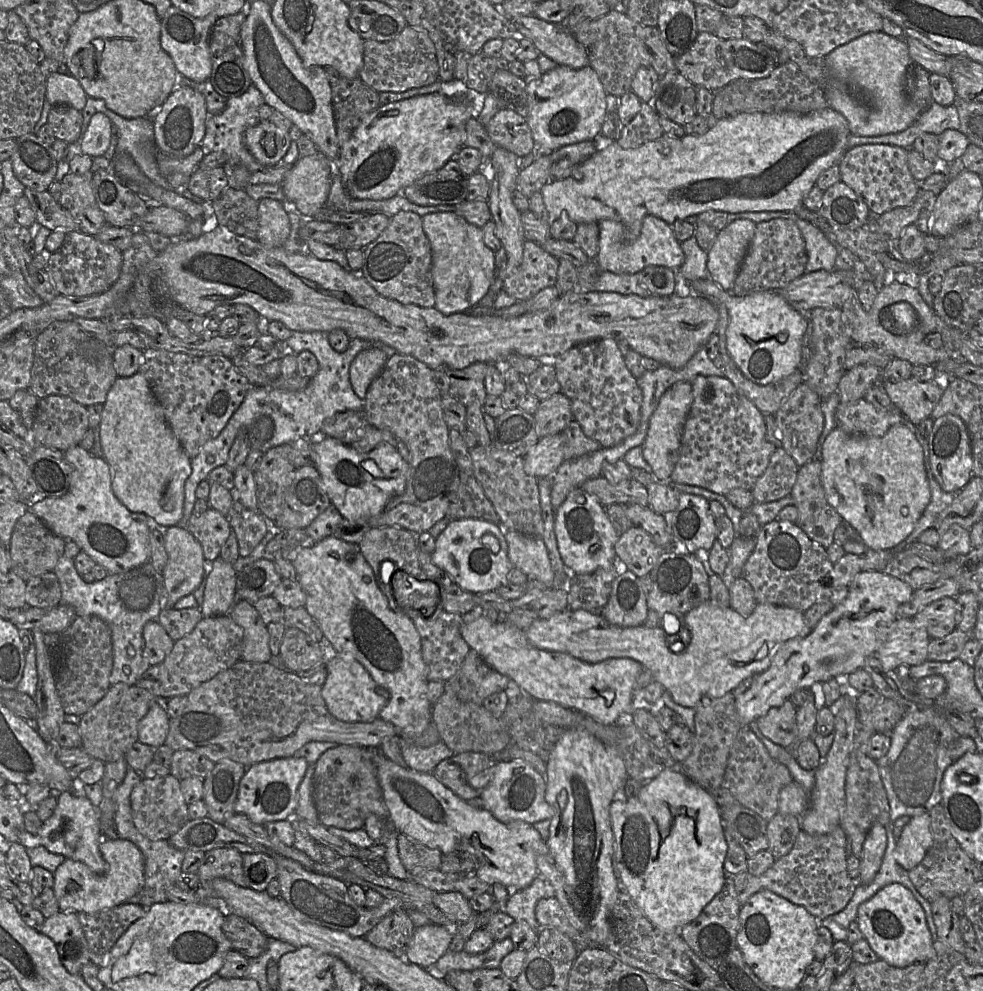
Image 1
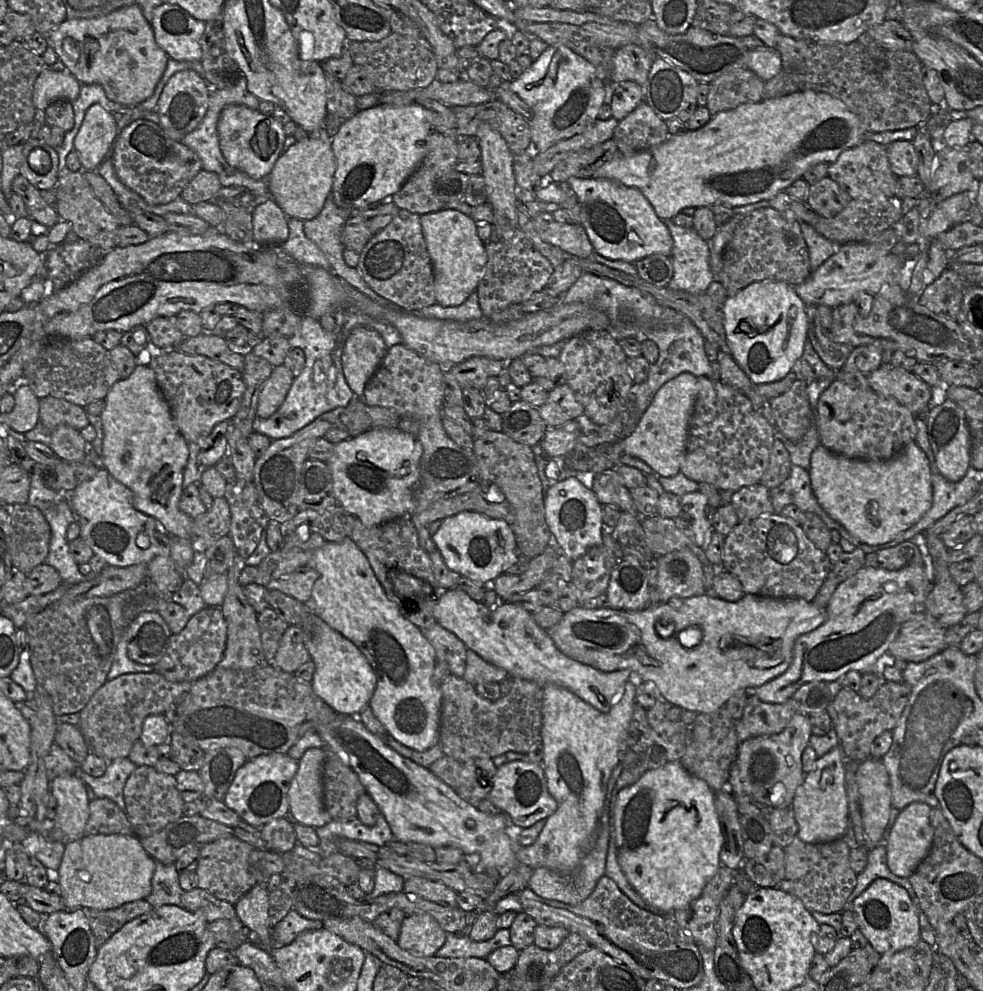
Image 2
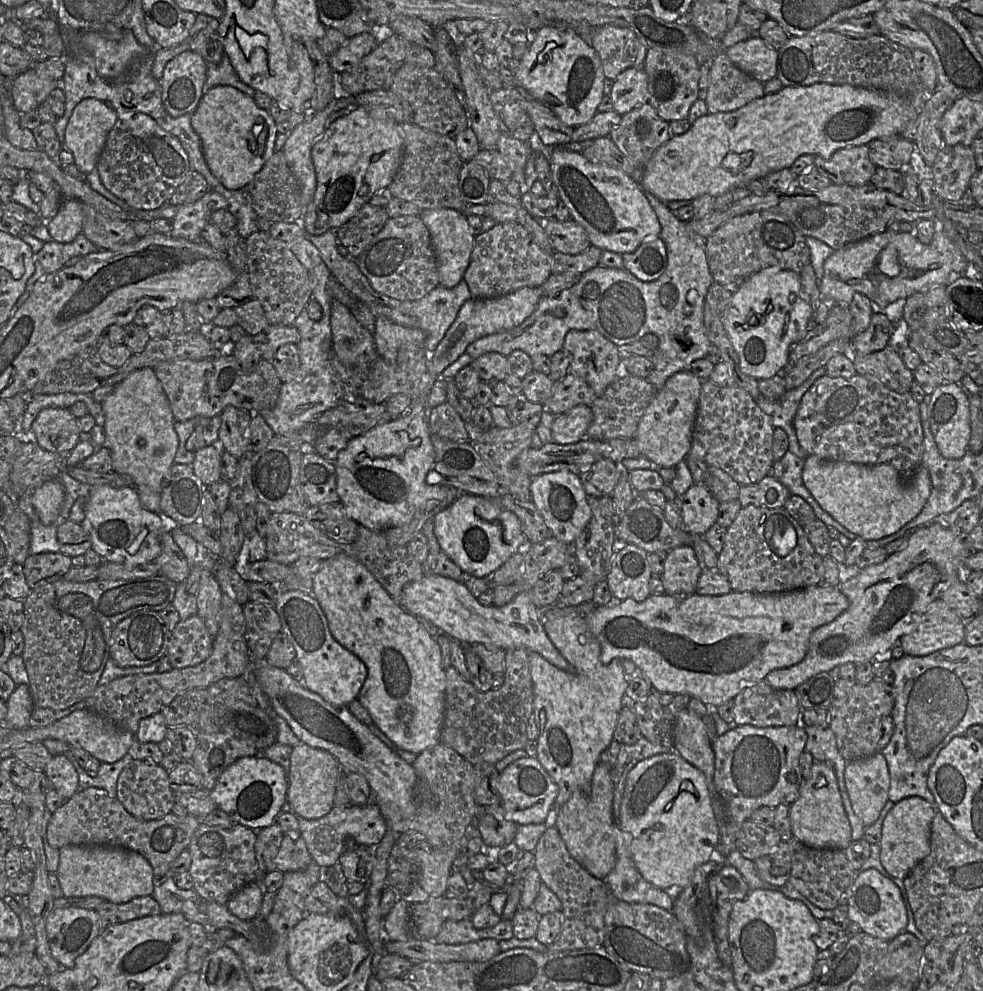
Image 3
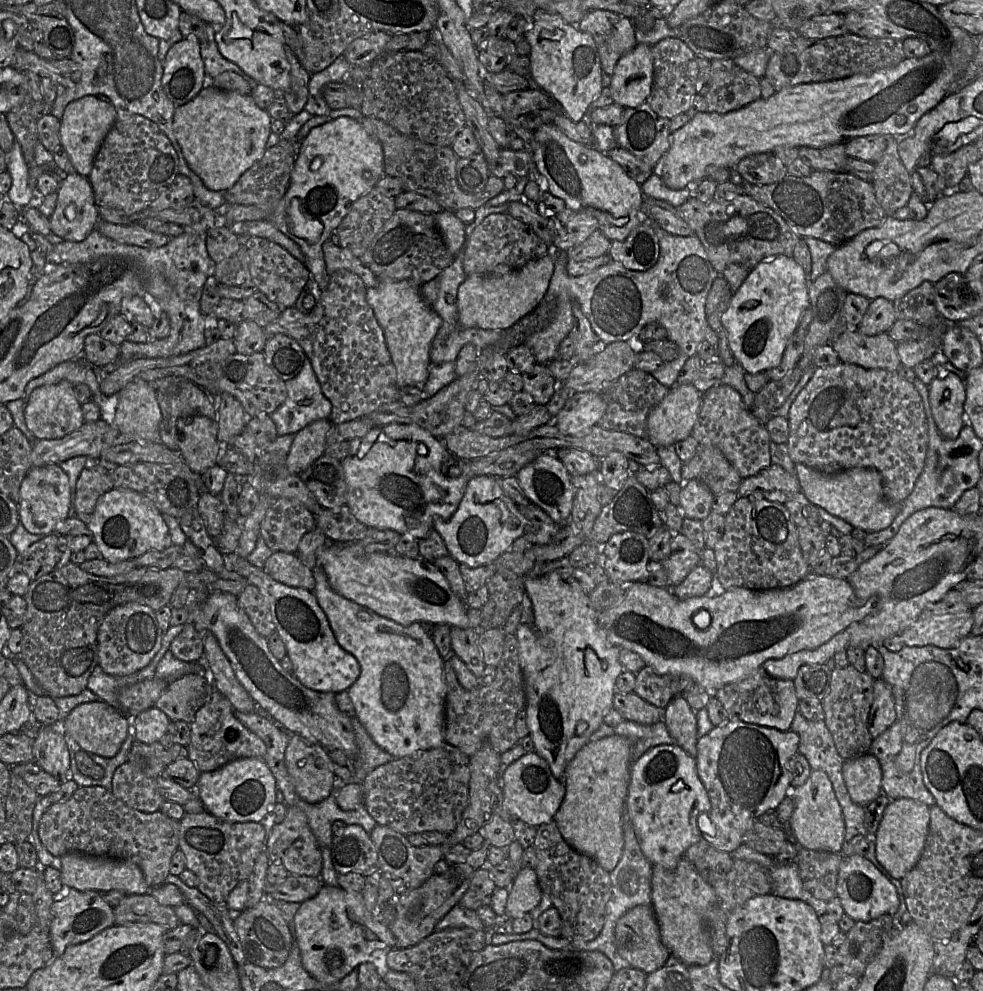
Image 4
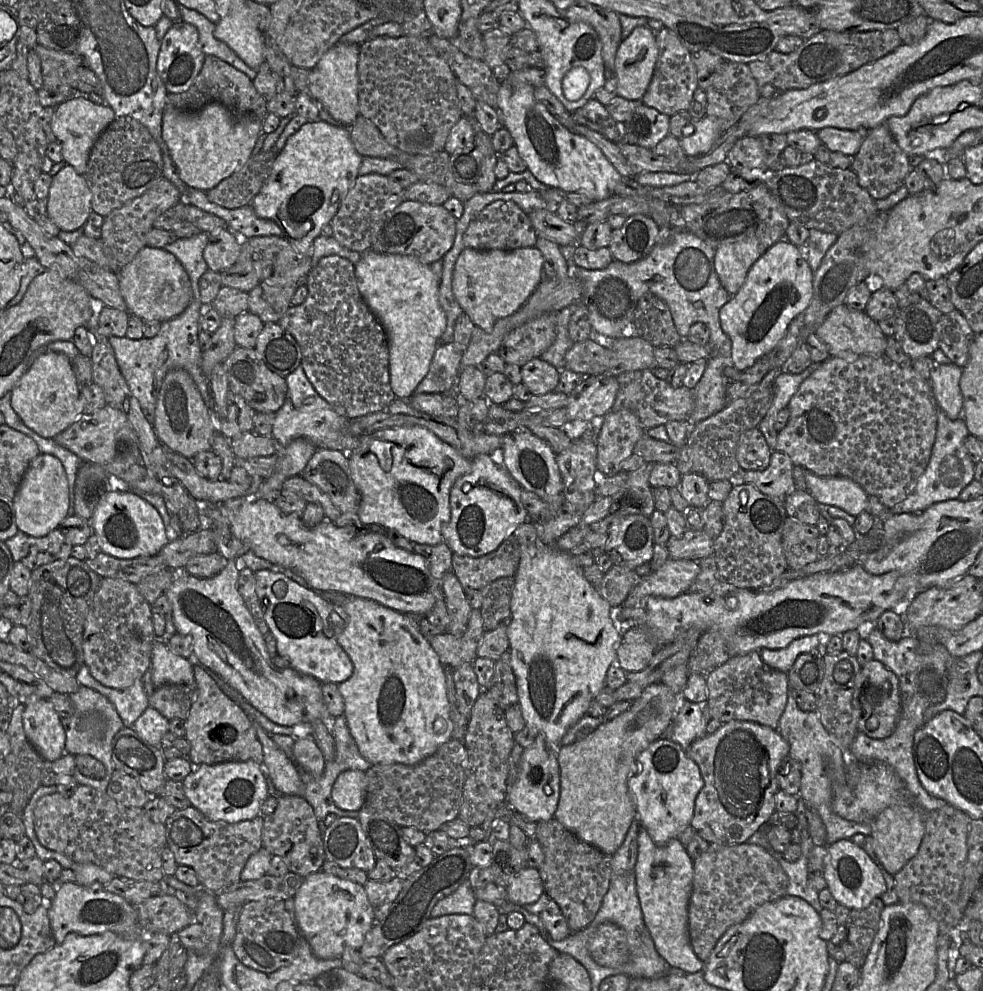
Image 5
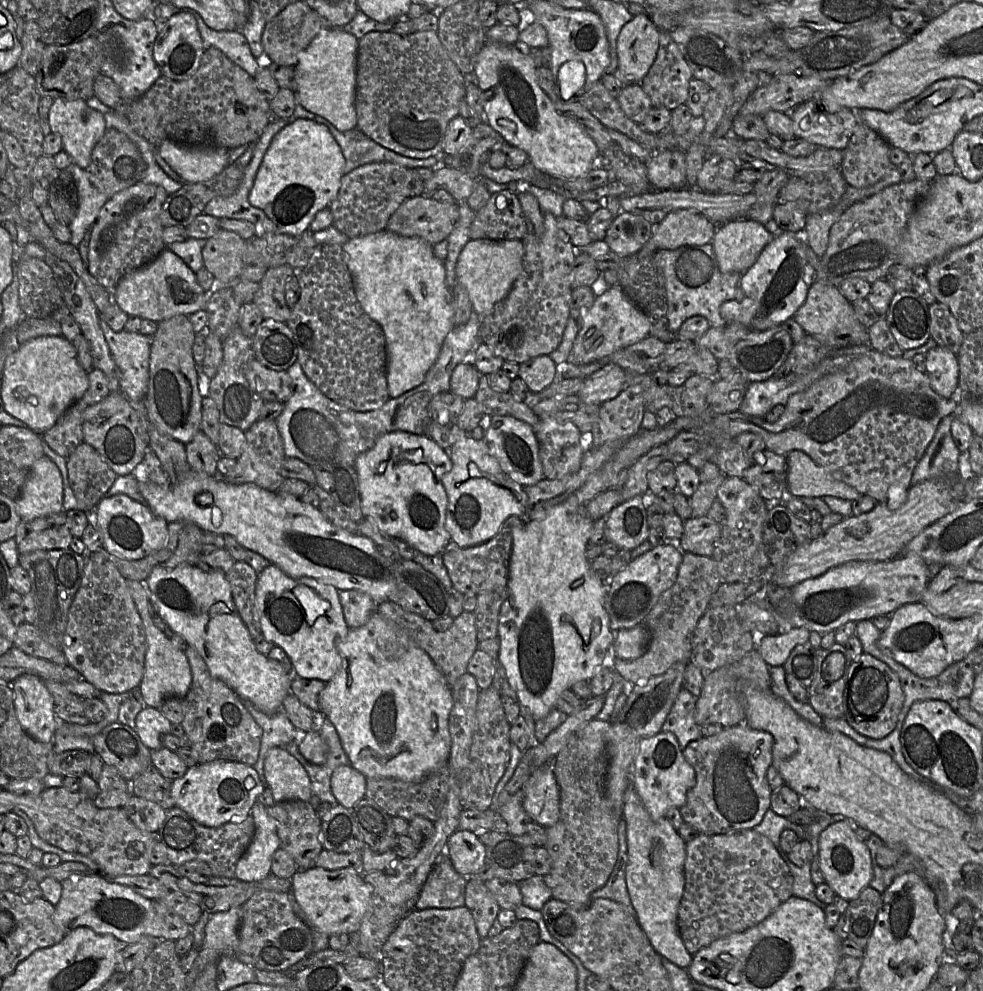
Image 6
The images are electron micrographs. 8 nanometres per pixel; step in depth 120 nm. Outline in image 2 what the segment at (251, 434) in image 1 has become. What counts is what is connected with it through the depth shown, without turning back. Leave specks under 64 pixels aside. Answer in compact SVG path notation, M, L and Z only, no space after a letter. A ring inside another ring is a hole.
M341 308L337 310L333 317L335 319L335 328L333 332L325 331L319 322L311 317L303 316L295 333L288 338L291 348L299 348L305 354L305 366L302 372L294 377L292 385L287 392L287 395L280 407L268 418L257 417L253 422L253 431L269 437L272 441L282 438L287 438L293 435L298 430L302 429L320 415L331 411L338 407L345 407L352 400L354 393L349 388L342 369L342 353L345 341L351 330L358 326L364 326L377 331L383 339L387 348L402 342L402 338L398 330L391 324L377 320L369 315L366 315L358 310L349 310ZM233 418L224 420L213 428L207 436L188 444L189 458L184 470L183 488L190 484L201 485L203 472L217 464L224 456L228 456L226 431Z

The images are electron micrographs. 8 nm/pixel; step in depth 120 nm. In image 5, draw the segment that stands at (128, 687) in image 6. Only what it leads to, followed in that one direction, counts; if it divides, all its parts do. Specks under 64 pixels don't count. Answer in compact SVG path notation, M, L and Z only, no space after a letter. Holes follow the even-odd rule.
M102 578L86 617L83 632L84 665L103 686L126 689L141 681L151 666L156 639L153 628L153 608L130 582Z

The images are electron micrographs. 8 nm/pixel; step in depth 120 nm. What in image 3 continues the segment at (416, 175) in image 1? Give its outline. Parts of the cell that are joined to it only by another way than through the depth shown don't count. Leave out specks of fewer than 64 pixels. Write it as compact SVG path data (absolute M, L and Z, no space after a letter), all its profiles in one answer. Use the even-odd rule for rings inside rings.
M364 107L327 126L311 149L316 174L312 203L328 216L330 230L337 230L380 190L389 188L403 158L404 140L399 123L374 118Z

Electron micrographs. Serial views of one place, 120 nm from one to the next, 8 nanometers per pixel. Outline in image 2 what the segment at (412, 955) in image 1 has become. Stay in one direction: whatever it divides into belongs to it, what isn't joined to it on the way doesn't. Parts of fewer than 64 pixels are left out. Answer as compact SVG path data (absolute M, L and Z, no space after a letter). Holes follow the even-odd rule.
M409 914L402 922L397 944L414 956L435 956L447 937L441 926L428 914Z

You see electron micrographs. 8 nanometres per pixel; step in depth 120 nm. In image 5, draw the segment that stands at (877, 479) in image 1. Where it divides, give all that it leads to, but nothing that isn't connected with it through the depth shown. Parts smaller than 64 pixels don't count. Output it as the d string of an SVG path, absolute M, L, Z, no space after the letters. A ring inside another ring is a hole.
M805 472L806 490L818 503L836 506L852 516L869 512L869 496L855 481L847 477L821 477Z

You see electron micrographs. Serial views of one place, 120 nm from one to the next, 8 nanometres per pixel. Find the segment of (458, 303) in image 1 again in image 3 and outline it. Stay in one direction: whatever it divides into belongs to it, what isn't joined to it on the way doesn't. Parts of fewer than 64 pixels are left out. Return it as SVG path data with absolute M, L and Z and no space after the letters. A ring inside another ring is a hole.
M453 209L422 210L419 218L429 231L437 260L439 285L449 289L455 287L463 279L470 262L475 243L474 229L463 213Z

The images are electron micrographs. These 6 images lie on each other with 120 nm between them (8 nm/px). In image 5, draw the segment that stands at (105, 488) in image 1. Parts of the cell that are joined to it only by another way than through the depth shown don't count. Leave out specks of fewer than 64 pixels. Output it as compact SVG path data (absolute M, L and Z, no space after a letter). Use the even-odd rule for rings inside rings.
M59 352L39 355L11 390L11 406L22 422L44 438L54 438L74 423L83 410L81 386L71 359ZM122 485L102 492L90 520L102 552L115 558L153 557L171 541L159 512L134 491L124 490Z

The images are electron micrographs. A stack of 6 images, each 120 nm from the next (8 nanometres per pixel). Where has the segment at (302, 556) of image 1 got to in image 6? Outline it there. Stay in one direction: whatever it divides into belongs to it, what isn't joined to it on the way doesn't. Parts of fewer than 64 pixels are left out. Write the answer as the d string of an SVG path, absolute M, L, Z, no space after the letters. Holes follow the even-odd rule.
M376 612L368 622L338 642L342 664L319 696L321 712L334 725L350 766L366 778L395 778L418 782L450 758L449 716L453 706L451 687L429 655L405 632Z

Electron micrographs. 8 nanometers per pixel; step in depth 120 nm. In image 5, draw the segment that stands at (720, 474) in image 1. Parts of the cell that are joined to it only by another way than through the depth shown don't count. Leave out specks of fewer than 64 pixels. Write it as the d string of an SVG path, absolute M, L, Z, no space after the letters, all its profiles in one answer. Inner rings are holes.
M757 427L744 432L737 446L737 461L741 471L765 470L770 464L772 452Z

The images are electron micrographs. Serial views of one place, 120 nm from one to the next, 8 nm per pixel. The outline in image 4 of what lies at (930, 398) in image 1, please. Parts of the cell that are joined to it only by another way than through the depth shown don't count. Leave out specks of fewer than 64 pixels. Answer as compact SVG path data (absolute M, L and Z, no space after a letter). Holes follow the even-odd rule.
M858 330L846 331L831 341L840 361L867 369L898 372L902 366L897 344L888 333L867 336Z

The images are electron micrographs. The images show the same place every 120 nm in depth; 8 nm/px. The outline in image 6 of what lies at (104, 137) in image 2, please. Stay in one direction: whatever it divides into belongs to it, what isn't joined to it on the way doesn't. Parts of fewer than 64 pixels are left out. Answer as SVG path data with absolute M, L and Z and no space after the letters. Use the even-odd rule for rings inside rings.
M61 97L53 100L49 111L49 125L51 131L61 137L63 150L83 169L90 164L92 151L107 129L105 115L90 108L86 101Z

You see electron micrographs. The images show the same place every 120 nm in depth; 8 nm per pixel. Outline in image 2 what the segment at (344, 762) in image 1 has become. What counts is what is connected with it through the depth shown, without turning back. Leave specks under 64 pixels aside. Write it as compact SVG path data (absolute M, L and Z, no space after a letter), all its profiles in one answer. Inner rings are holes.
M328 752L322 768L322 800L334 820L357 817L358 798L366 793L358 775L335 753Z

